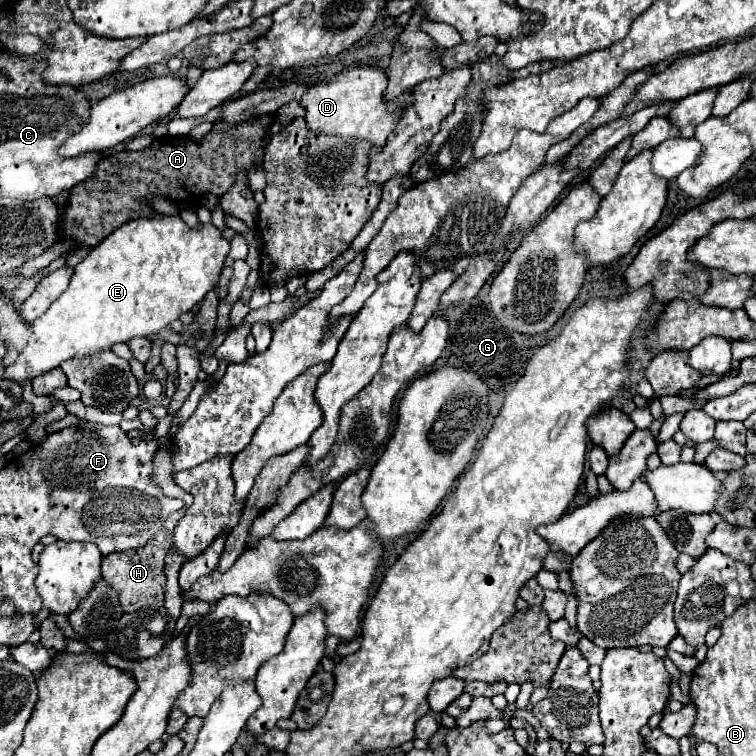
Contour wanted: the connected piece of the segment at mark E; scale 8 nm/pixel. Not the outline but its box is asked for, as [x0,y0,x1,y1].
[4,215,230,383]

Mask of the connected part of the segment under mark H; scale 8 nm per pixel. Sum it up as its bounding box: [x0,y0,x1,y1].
[102,509,184,613]

